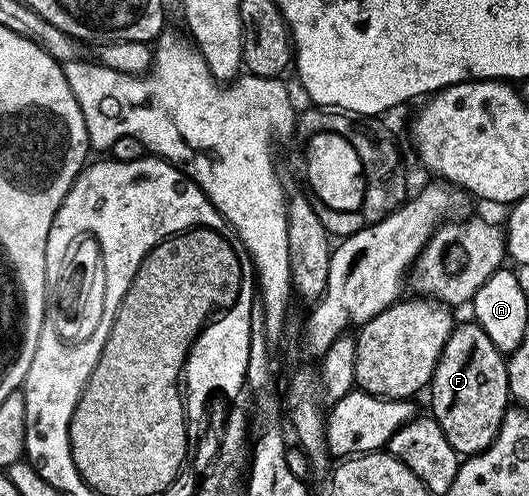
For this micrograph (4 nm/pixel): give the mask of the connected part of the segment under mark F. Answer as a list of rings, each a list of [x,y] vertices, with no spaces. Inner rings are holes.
[[[476,322],[468,323],[458,323],[453,333],[447,338],[427,389],[427,397],[429,396],[430,402],[433,403],[432,419],[436,420],[454,452],[465,458],[479,454],[487,450],[487,446],[491,446],[511,404],[505,370],[506,357],[486,338],[485,333]]]

